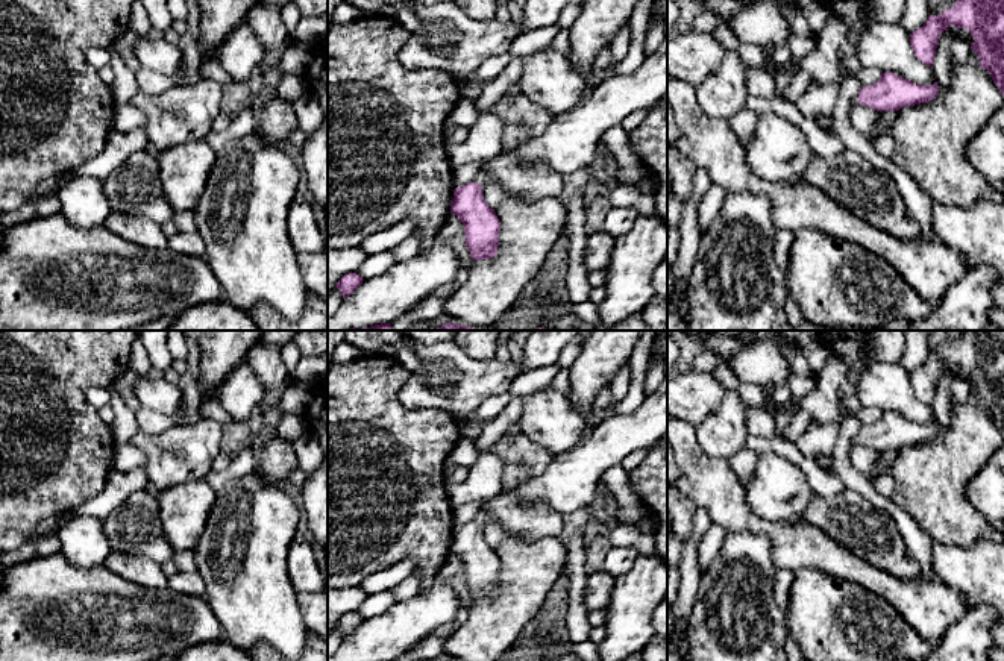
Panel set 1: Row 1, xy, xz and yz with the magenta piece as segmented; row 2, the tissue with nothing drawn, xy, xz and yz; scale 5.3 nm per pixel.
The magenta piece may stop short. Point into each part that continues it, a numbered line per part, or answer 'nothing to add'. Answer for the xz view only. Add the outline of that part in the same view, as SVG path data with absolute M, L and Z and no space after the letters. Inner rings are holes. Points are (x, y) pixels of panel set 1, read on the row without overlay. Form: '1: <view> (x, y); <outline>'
1: xz (522, 458); M523 432L513 437L504 435L488 452L504 459L502 491L482 503L475 522L484 526L496 520L522 543L561 537L563 515L558 511L541 502L523 506L513 493L523 481L541 475L554 455Z

